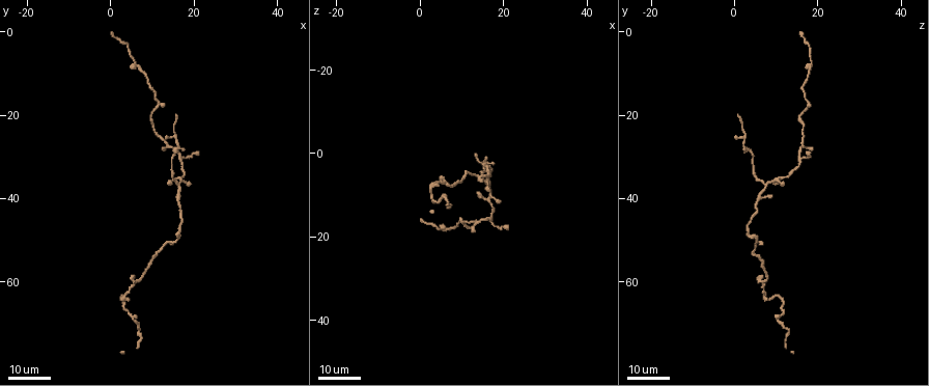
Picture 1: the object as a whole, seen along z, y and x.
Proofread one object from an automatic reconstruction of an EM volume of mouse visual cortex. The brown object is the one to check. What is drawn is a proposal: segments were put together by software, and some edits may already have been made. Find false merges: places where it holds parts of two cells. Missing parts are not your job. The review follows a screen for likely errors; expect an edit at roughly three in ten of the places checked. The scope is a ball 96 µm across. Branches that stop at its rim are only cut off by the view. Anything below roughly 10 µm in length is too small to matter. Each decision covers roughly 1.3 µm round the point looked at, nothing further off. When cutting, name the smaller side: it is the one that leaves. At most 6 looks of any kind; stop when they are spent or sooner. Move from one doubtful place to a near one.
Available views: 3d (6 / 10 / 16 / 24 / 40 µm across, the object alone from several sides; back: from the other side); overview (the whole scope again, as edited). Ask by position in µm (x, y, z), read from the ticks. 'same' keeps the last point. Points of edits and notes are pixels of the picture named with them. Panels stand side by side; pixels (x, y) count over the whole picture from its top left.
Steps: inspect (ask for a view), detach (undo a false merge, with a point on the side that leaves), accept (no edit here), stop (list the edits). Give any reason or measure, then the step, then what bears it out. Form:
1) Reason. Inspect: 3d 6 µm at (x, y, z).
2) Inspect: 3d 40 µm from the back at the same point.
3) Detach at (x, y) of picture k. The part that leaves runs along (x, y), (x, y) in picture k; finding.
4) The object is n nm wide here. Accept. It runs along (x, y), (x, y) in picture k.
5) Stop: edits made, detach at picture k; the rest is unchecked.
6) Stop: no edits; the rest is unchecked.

Three arms meet. Inspect: 3d 24 µm at (11.5, 17.5, 18.0).

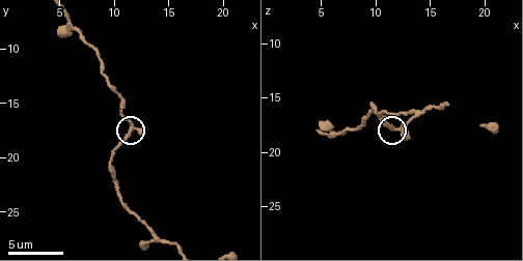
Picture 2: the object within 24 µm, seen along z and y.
Inspect: 3d 10 µm at (11.4, 17.4, 18.0).

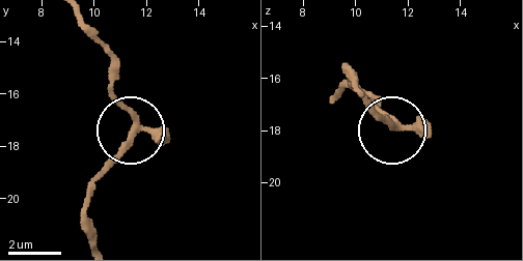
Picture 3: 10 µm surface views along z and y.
Inspect: 3d 6 µm at (11.6, 17.3, 17.9).

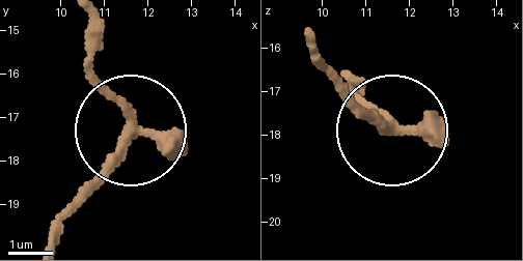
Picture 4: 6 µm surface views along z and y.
The object is 220 nm wide here. Accept. It runs along (51, 240), (133, 118), (88, 44) in picture 4; continuous, no second cell.

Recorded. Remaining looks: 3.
Inspect: 3d 16 µm at (5.5, 7.0, 19.0).

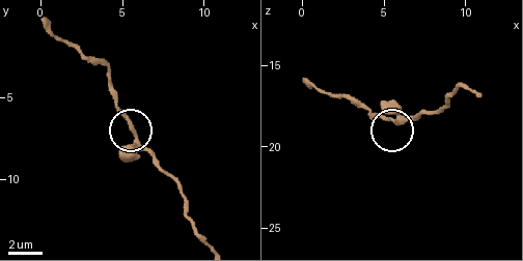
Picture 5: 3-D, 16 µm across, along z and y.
Inspect: 3d 6 µm at the same point.

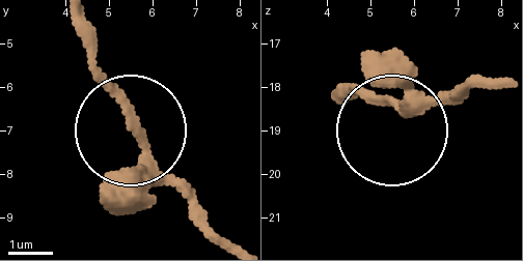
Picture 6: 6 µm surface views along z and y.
The object is 220 nm wide here. Accept. One cell here.

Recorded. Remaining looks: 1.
Stop: no edits; the rest is unchecked.

